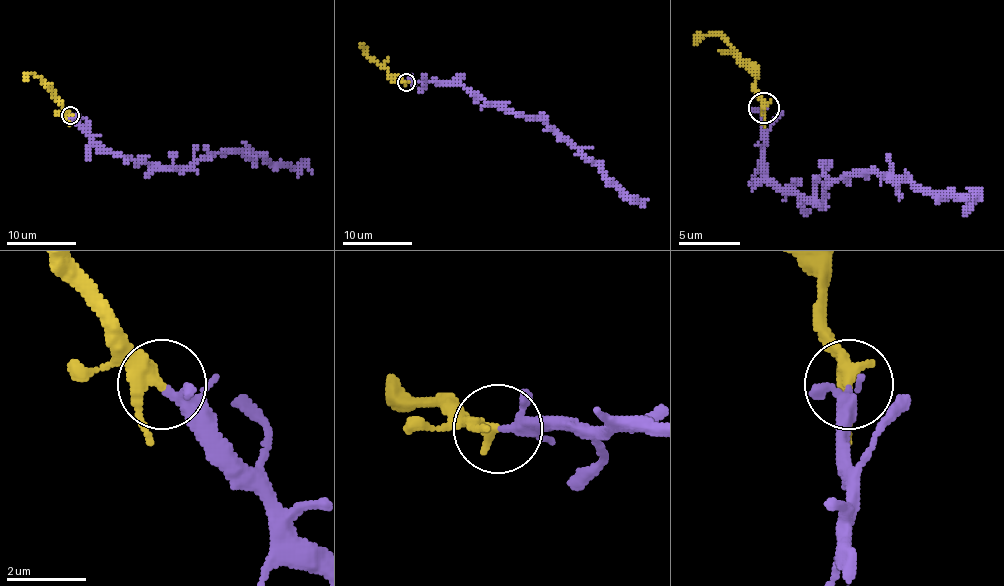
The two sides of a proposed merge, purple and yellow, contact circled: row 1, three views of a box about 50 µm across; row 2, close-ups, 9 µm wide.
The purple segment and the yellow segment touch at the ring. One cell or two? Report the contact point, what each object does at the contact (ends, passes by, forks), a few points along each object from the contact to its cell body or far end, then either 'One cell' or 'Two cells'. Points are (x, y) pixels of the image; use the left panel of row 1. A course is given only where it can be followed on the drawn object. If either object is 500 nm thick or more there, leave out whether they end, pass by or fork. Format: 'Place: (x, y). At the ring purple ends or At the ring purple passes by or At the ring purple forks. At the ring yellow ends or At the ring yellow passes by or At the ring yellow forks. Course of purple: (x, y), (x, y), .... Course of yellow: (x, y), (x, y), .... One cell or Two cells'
Place: (70, 115). At the ring purple forks. At the ring yellow passes by. Course of purple: (72, 115), (108, 150), (155, 167), (193, 167), (231, 152), (306, 166), (311, 173). Course of yellow: (70, 115), (37, 75), (28, 74), (23, 79). One cell

